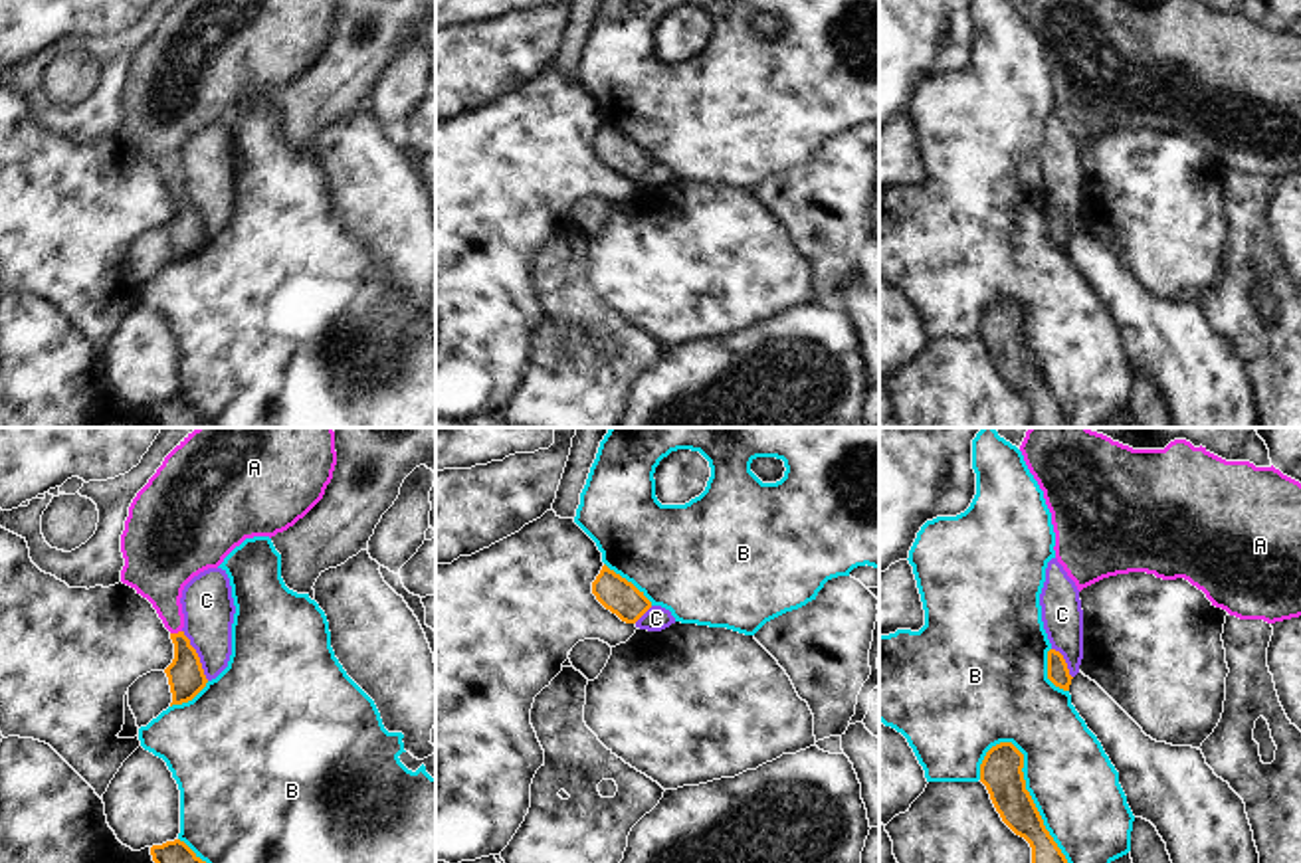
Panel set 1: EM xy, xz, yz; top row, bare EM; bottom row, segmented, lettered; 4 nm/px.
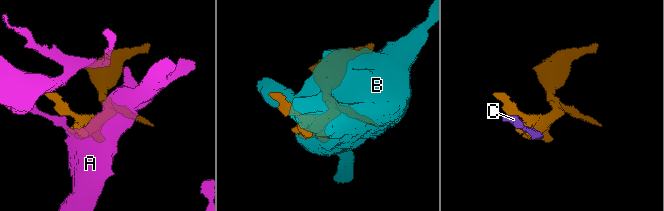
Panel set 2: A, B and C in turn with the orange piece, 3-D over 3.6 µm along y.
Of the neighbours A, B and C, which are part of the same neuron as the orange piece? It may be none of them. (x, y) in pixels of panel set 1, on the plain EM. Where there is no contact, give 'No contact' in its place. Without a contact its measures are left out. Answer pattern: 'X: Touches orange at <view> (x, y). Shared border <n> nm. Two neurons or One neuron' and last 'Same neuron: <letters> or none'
A: Touches orange at xy (175, 191). Shared border 50 nm. One neuron
B: Touches orange at yz (1030, 355). Shared border 600 nm. Two neurons
C: Touches orange at xy (197, 212). Shared border 240 nm. Two neurons
Same neuron: A

